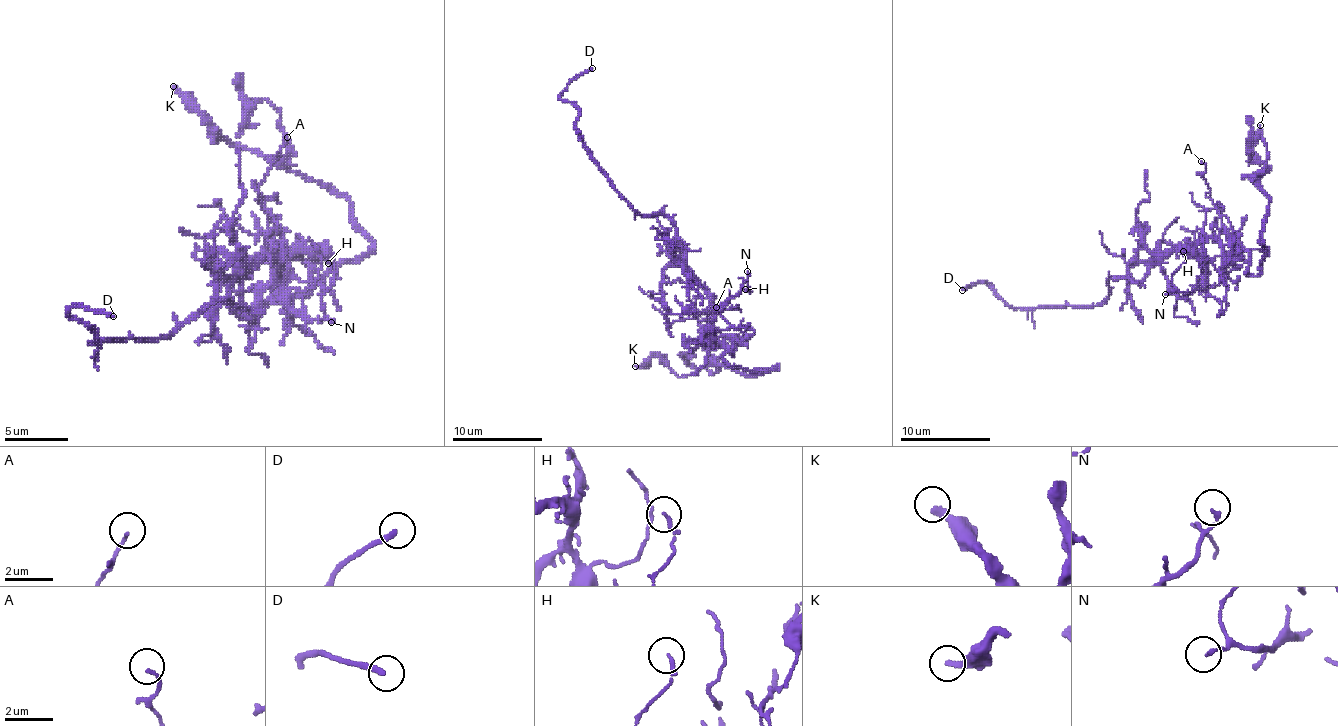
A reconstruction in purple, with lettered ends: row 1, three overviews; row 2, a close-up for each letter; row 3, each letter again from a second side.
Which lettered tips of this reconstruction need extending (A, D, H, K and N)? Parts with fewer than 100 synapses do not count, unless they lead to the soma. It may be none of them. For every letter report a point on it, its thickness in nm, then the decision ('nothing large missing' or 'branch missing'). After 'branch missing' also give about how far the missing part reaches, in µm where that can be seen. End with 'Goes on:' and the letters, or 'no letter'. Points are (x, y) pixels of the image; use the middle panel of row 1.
A: at (716, 307); 120 nm thick; nothing large missing
D: at (592, 68); 240 nm thick; branch missing; about 20 µm are missing
H: at (745, 289); 140 nm thick; nothing large missing
K: at (635, 366); 240 nm thick; nothing large missing
N: at (747, 271); 130 nm thick; nothing large missing
Goes on: D

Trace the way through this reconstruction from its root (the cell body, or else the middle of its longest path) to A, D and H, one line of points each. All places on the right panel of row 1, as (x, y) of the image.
A: (1206, 238), (1215, 238), (1219, 233), (1221, 215), (1210, 197), (1210, 188), (1203, 177), (1206, 166), (1201, 161)
D: (1206, 238), (1170, 249), (1140, 281), (1111, 278), (1109, 294), (1095, 305), (1012, 308), (985, 283), (962, 290)
H: (1206, 238), (1194, 249), (1203, 281), (1190, 292), (1172, 283), (1185, 260), (1183, 251)

